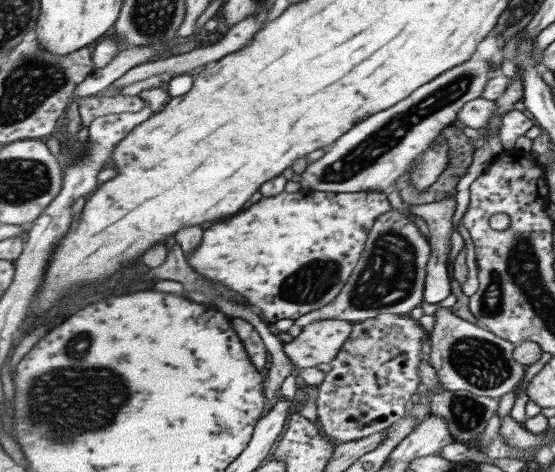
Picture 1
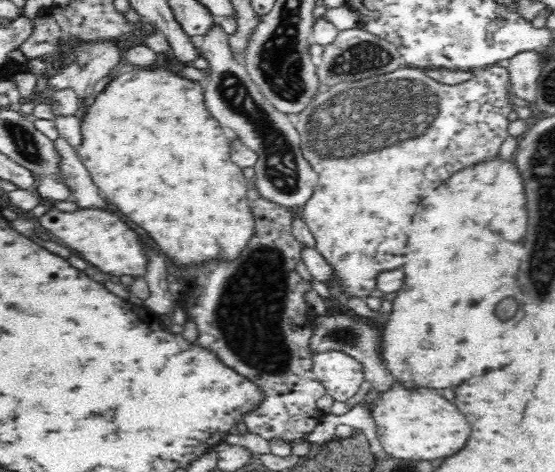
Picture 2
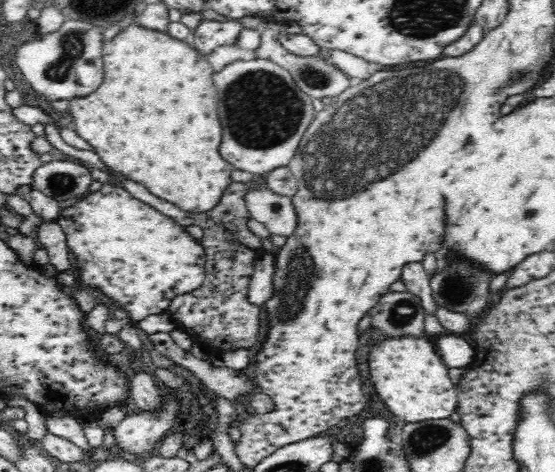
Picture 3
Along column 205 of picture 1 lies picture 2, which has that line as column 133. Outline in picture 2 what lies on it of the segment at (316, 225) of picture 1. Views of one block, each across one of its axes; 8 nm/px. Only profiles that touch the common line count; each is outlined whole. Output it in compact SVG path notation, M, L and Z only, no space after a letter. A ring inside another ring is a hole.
M52 209L40 216L39 224L46 232L60 238L70 250L90 262L102 273L114 276L128 274L128 276L143 276L146 272L146 258L142 252L142 242L138 234L128 228L118 216L108 211L98 209L78 209L74 212L60 212Z

